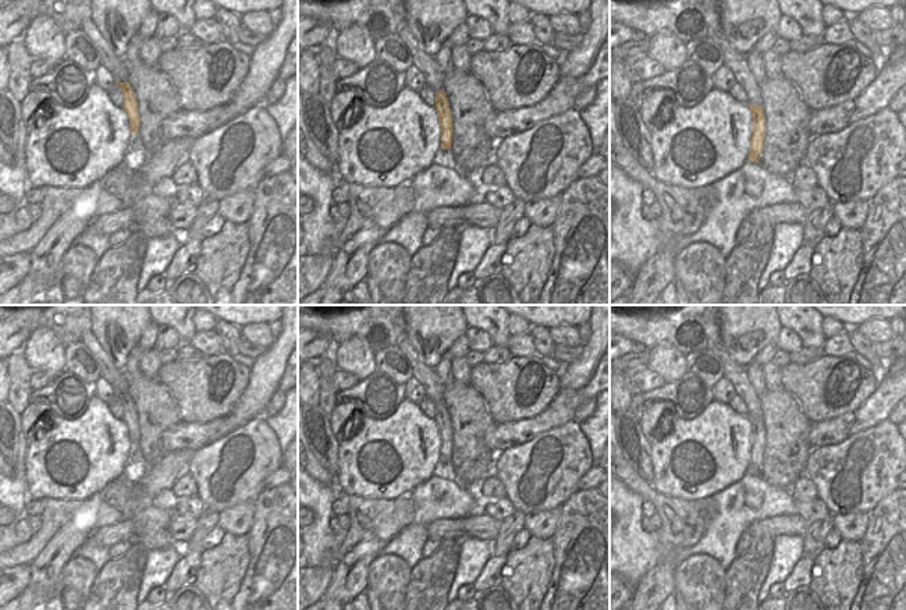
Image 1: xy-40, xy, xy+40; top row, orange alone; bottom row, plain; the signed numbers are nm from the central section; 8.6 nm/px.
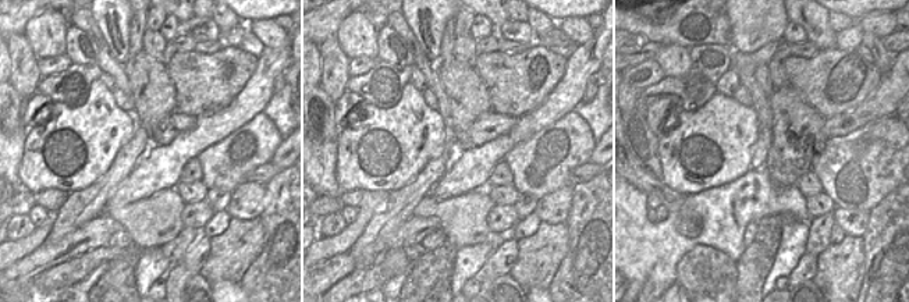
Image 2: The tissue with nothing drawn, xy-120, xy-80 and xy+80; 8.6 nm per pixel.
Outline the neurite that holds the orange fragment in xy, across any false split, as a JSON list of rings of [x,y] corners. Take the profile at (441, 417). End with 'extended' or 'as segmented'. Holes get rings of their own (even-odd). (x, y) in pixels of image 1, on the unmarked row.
[[[444,401],[440,404],[436,404],[434,421],[438,425],[438,433],[441,436],[441,460],[451,461],[452,444],[454,444],[452,423],[450,421],[450,414]]]; as segmented

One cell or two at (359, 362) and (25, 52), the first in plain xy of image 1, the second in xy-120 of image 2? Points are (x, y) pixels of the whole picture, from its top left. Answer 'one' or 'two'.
two

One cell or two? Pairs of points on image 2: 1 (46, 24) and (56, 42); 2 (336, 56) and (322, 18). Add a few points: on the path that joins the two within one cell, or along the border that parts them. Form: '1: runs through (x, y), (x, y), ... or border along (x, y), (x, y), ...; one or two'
1: runs through (46, 28), (52, 38); one
2: border along (334, 35), (319, 45); two

